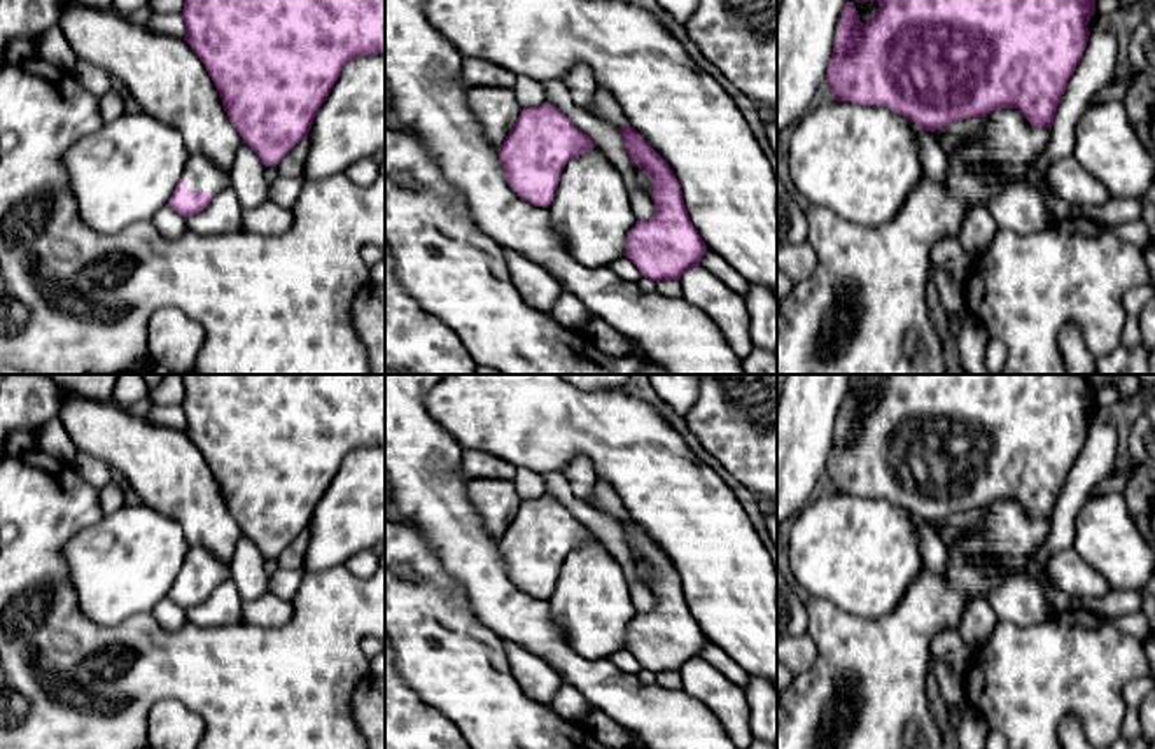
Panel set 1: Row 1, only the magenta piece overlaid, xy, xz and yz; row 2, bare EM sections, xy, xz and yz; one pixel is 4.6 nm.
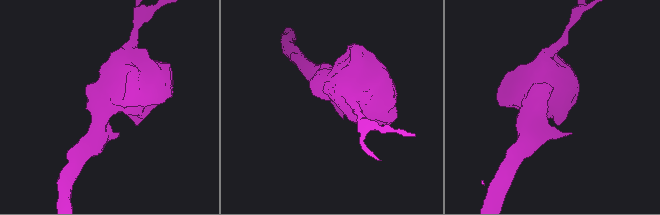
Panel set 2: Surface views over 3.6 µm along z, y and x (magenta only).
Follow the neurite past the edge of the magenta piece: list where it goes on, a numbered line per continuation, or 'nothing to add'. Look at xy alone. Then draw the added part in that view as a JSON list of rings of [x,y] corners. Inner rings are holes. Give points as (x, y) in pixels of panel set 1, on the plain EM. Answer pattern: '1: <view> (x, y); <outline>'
1: xy (200, 566); [[[206,550],[189,551],[182,570],[189,583],[210,583],[214,590],[231,579],[229,565]]]

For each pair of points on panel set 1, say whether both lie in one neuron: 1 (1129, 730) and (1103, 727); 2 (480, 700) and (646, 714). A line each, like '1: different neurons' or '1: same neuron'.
1: different neurons
2: different neurons

